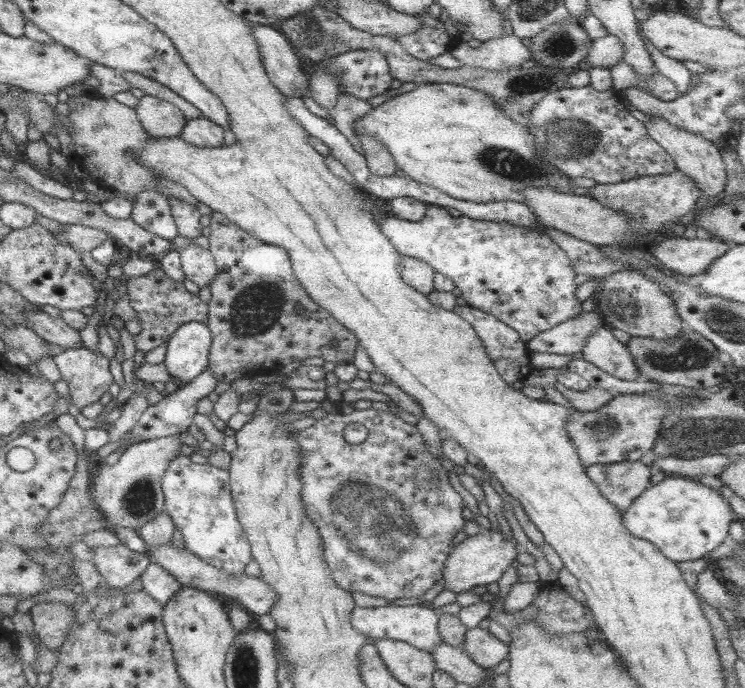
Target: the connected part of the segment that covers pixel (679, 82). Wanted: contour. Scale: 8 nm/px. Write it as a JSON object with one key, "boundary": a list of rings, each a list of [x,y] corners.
{"boundary":[[[637,22],[636,27],[638,35],[640,35],[640,38],[648,49],[647,53],[650,54],[652,60],[655,62],[657,72],[672,80],[678,89],[679,96],[686,94],[689,90],[689,84],[691,83],[691,78],[694,73],[690,71],[682,61],[670,58],[663,52],[660,52],[660,50],[658,50],[658,48],[656,48],[656,46],[644,36],[640,26],[641,24]]]}

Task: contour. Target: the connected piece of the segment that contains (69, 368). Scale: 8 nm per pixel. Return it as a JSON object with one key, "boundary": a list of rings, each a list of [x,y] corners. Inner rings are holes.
{"boundary":[[[85,347],[66,349],[52,358],[68,384],[70,402],[82,409],[100,401],[105,392],[115,392],[110,360]]]}

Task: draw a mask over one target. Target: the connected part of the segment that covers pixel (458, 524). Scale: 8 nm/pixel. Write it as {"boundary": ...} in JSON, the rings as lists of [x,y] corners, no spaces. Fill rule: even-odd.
{"boundary":[[[340,408],[335,412],[327,414],[325,418],[316,420],[316,423],[310,428],[294,432],[293,437],[301,448],[301,470],[300,482],[302,482],[302,493],[300,497],[303,502],[303,507],[307,515],[314,521],[318,527],[320,538],[323,540],[325,561],[331,570],[331,575],[335,583],[340,588],[346,589],[348,592],[362,592],[370,596],[385,598],[387,601],[394,601],[399,598],[418,598],[424,596],[438,580],[441,579],[445,562],[448,555],[451,553],[452,539],[458,532],[462,531],[465,524],[462,509],[462,497],[449,484],[448,472],[439,463],[439,460],[428,451],[428,447],[424,445],[424,438],[417,429],[417,426],[412,426],[408,422],[404,422],[400,417],[393,415],[391,412],[381,412],[368,408],[368,410],[354,410],[352,414],[342,414]],[[350,423],[358,423],[364,425],[368,429],[369,435],[367,439],[360,444],[350,444],[343,436],[343,429]]]}

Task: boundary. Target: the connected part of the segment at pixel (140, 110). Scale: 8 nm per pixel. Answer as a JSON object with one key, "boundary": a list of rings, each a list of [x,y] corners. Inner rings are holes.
{"boundary":[[[144,95],[135,106],[144,130],[156,139],[179,137],[187,119],[183,112],[167,100]]]}

